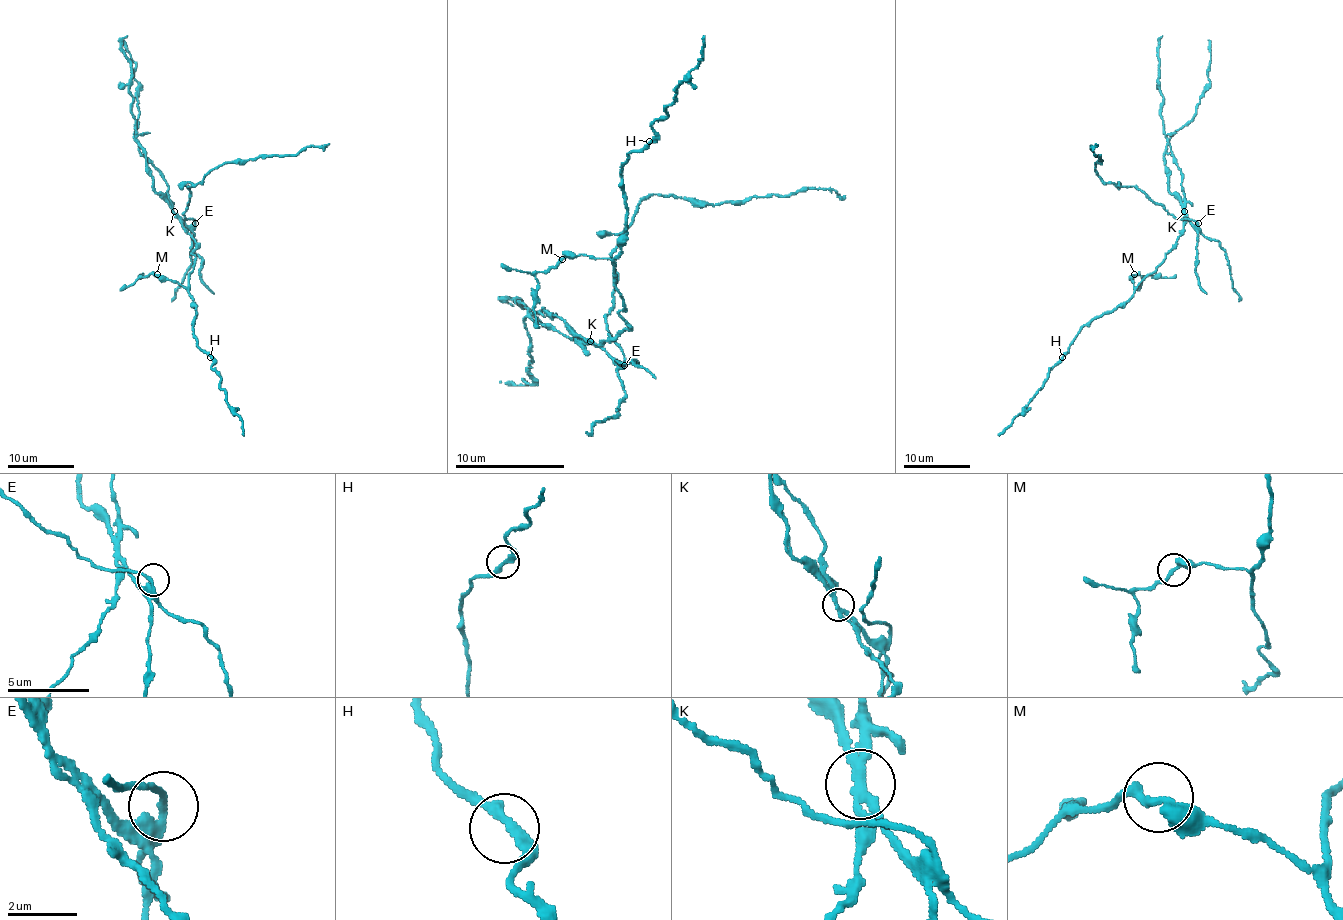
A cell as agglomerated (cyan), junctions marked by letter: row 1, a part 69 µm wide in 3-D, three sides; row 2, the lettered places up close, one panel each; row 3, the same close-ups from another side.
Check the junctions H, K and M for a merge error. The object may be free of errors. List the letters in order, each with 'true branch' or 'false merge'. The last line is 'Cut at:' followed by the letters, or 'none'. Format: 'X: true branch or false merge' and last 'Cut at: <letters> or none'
H: true branch
K: false merge
M: true branch
Cut at: K

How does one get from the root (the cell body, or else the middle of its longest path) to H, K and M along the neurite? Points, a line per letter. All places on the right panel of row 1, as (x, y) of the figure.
H: (1180, 234), (1165, 254), (1165, 259), (1139, 284), (1127, 301), (1087, 322), (1062, 357)
K: (1180, 234), (1183, 231), (1183, 211)
M: (1180, 234), (1165, 254), (1165, 259), (1135, 287), (1134, 274)

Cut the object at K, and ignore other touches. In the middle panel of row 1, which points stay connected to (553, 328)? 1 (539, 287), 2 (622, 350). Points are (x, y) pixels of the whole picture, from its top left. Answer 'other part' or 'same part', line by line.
1: same part
2: other part

